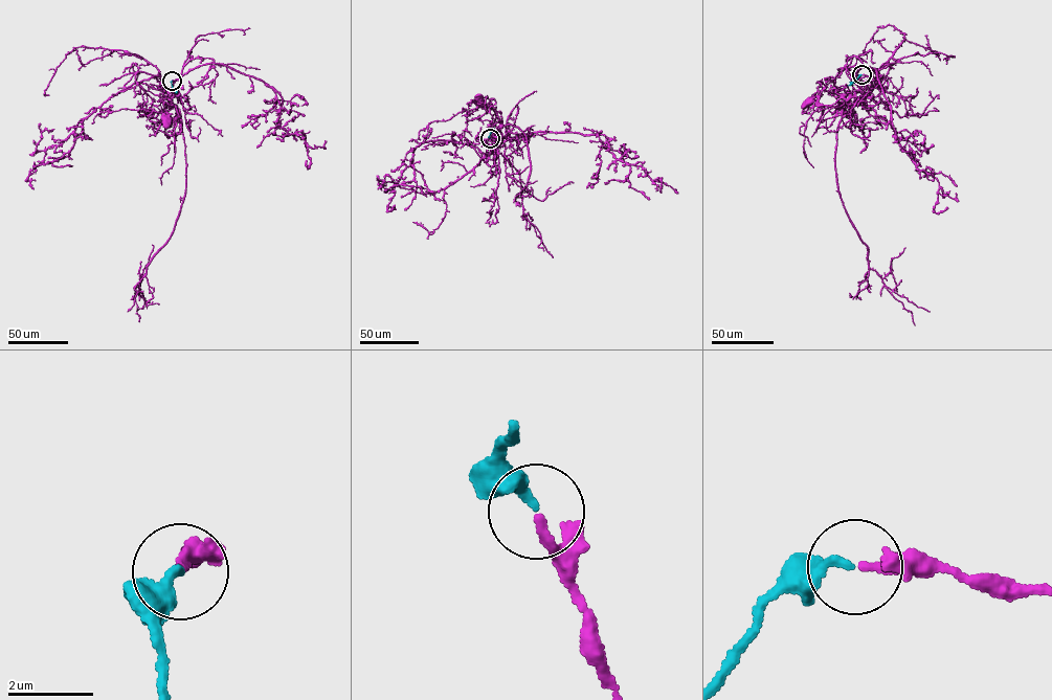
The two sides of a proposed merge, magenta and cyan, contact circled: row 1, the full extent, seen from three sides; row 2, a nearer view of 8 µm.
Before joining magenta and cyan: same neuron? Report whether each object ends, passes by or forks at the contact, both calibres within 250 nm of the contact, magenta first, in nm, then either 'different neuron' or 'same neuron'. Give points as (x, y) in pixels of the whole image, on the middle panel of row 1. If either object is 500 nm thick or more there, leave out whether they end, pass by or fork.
magenta ends | cyan ends | 200/200 nm | same neuron

